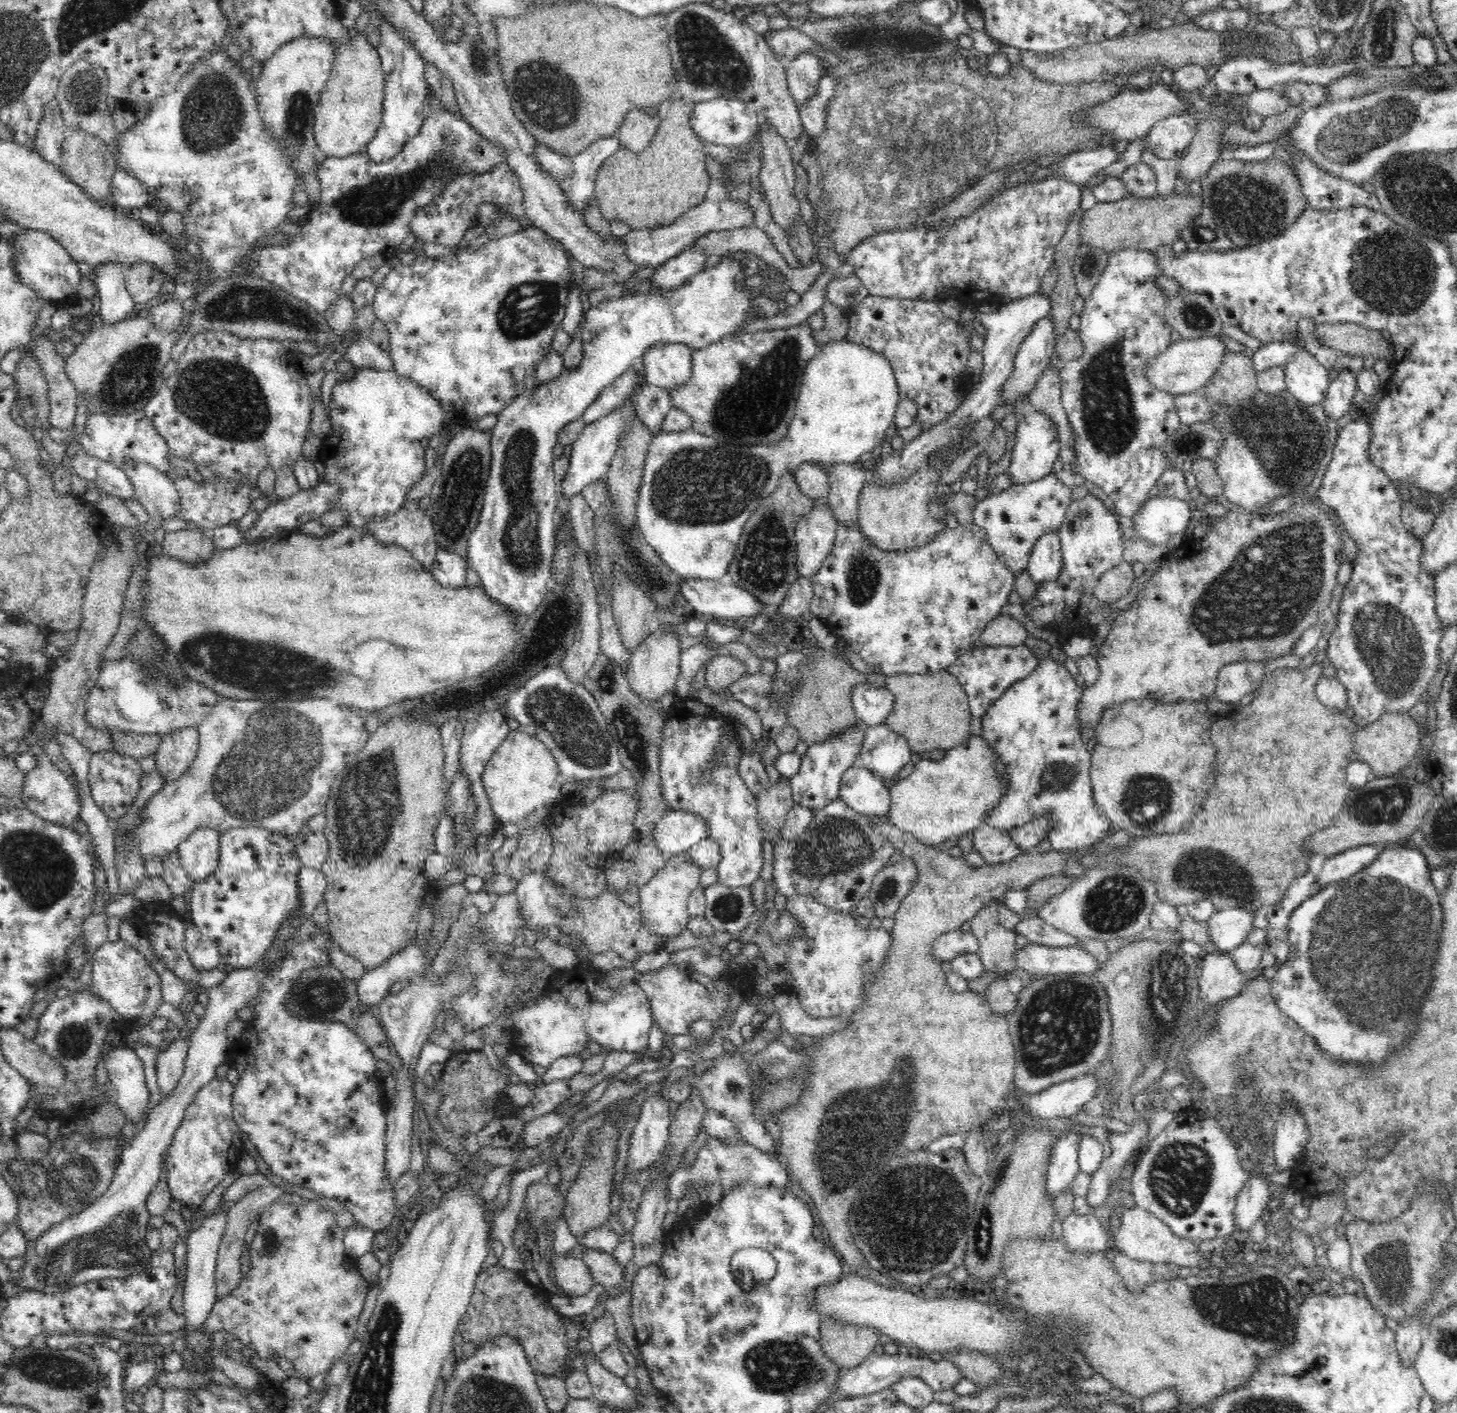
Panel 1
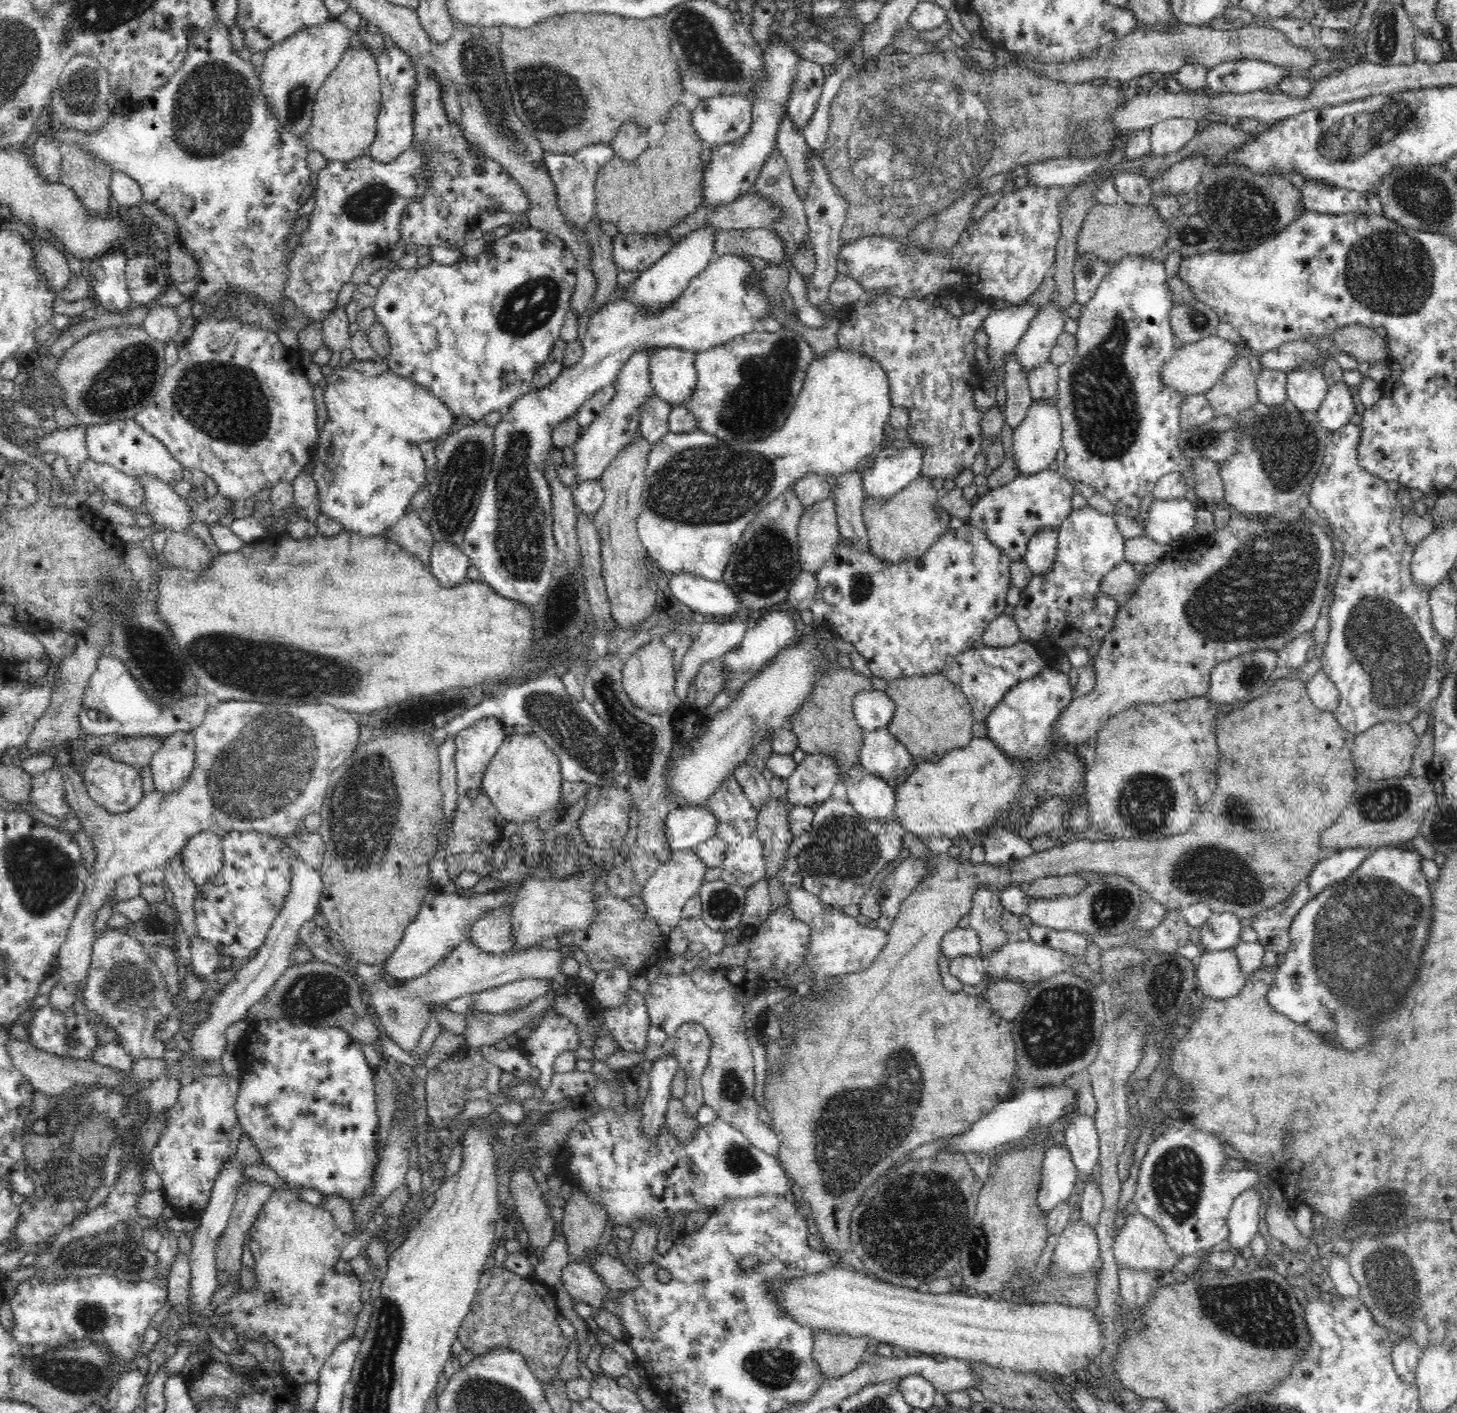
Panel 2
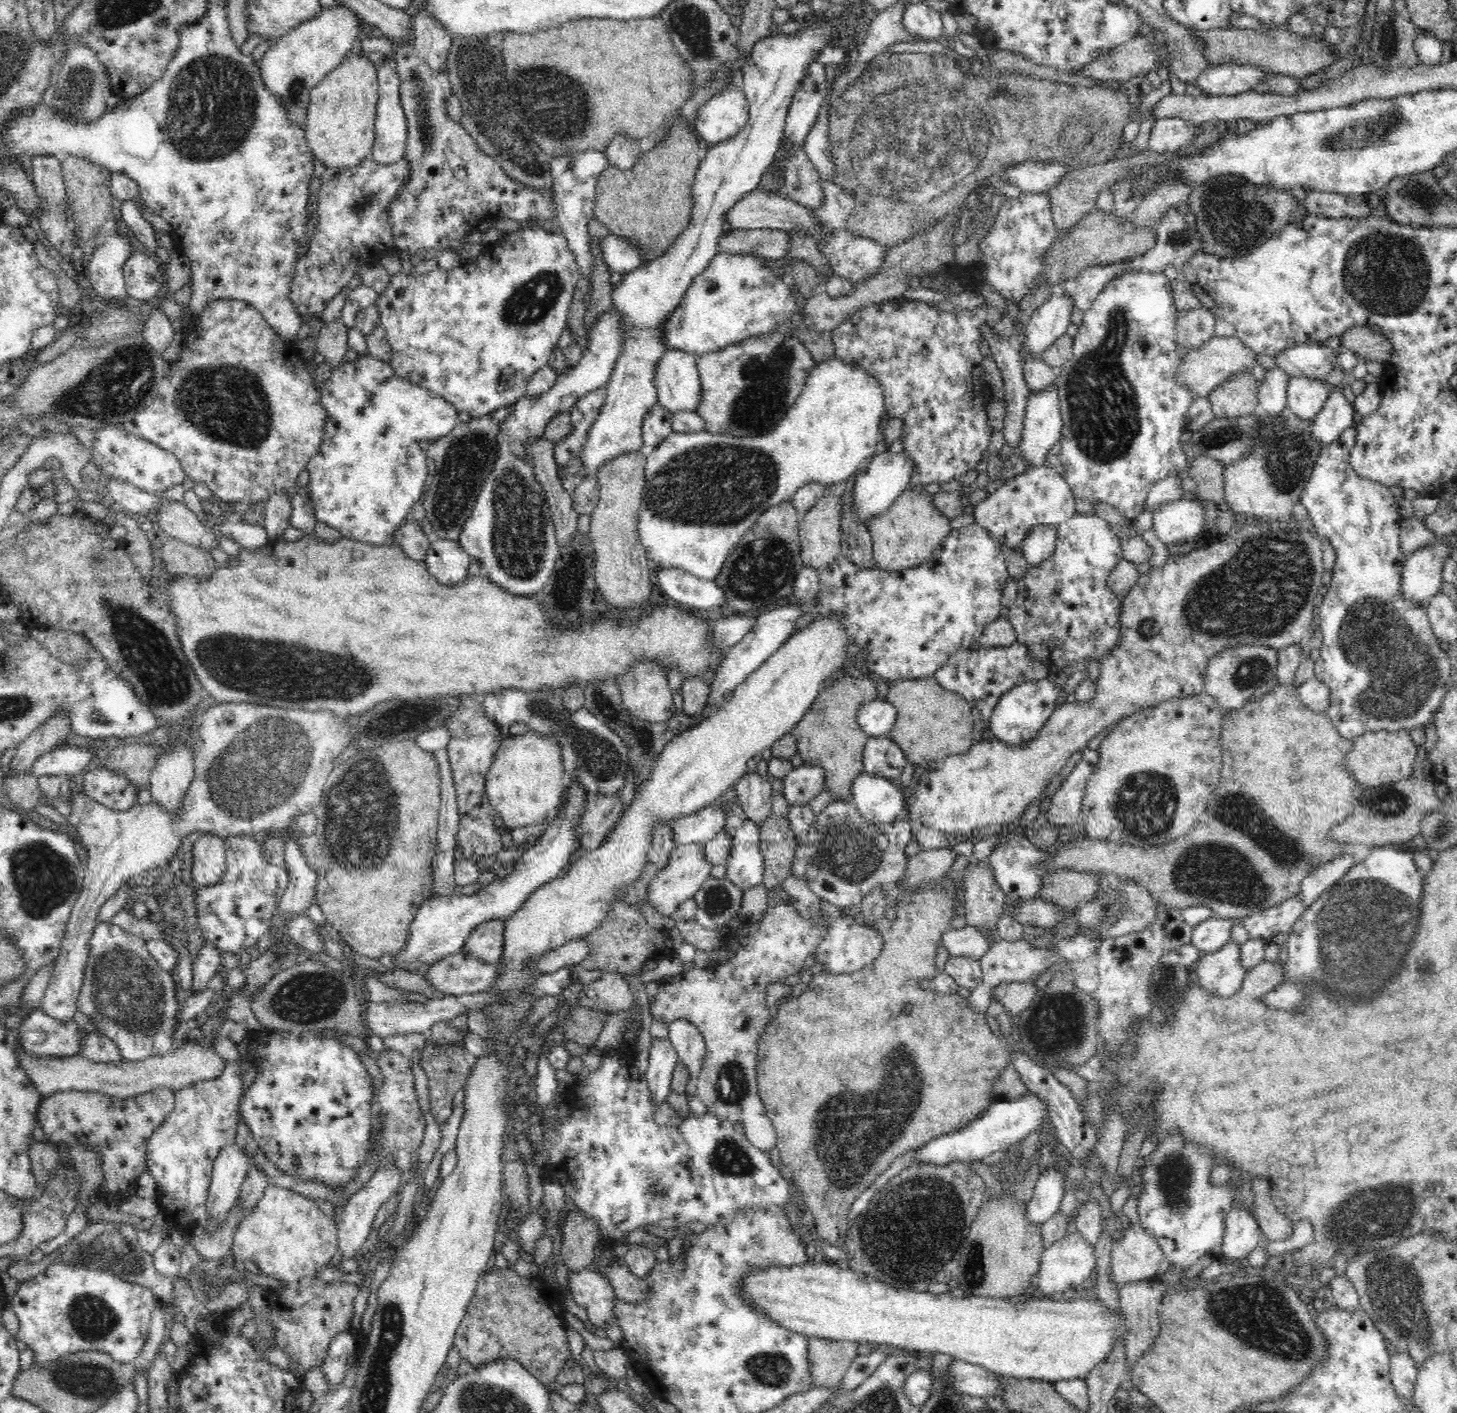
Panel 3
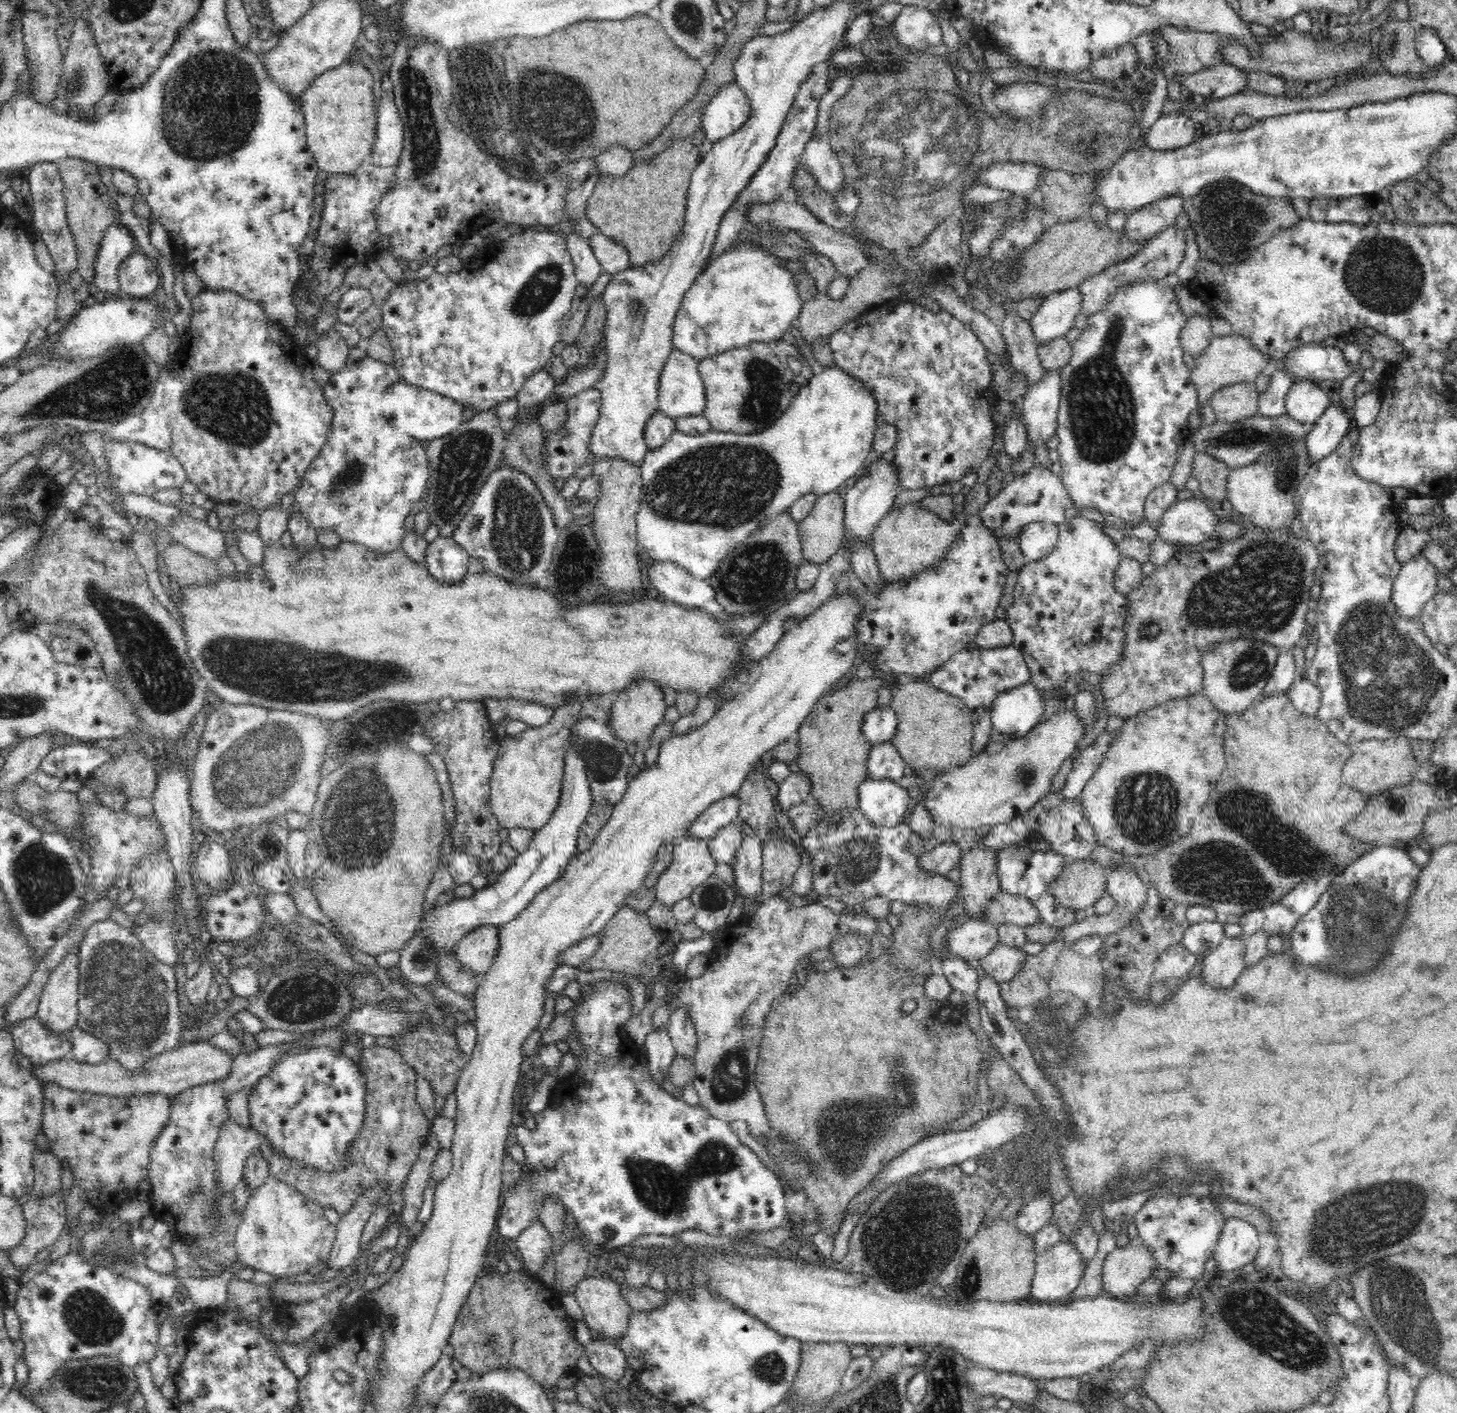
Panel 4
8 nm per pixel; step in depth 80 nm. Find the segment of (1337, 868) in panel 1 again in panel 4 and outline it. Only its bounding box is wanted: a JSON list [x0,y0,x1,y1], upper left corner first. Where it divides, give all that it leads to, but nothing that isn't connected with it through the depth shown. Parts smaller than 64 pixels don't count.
[1279,874,1336,916]

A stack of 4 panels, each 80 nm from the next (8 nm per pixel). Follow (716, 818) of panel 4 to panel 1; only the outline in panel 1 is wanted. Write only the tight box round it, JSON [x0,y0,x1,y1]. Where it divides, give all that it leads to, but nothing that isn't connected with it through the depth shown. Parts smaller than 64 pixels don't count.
[654,810,708,857]

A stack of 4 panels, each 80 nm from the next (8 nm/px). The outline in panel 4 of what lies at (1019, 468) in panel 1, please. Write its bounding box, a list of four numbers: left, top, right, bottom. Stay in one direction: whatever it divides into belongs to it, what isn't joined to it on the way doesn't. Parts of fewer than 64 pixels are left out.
[1023,370,1061,446]

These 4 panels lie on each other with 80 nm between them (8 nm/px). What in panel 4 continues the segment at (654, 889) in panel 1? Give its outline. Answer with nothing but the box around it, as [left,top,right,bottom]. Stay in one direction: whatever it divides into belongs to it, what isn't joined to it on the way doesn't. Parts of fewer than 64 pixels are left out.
[655,838,716,908]

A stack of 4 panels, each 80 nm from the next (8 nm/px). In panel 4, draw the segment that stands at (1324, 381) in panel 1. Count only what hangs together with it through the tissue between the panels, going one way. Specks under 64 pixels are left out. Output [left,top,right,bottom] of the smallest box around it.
[1285,380,1330,425]

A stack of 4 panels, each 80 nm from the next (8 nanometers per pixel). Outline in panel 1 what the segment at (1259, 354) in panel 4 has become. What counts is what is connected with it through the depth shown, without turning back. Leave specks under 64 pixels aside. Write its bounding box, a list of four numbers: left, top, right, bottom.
[1146,335,1227,396]

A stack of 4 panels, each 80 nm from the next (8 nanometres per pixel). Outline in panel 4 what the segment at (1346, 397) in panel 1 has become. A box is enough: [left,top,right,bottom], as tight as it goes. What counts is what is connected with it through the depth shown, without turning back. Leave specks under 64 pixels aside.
[1305,403,1353,464]

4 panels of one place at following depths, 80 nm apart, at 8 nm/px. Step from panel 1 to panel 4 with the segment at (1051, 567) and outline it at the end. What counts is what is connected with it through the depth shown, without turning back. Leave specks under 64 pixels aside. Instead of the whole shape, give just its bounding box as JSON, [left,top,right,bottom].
[1017,522,1059,562]

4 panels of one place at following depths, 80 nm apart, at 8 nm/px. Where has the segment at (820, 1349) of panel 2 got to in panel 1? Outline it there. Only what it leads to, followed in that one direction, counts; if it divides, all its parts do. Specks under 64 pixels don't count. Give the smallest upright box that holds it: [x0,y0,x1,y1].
[819,1318,884,1372]

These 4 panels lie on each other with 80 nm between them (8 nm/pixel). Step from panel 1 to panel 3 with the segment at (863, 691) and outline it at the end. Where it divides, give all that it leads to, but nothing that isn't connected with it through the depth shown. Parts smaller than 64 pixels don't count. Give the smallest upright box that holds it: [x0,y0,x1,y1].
[857,698,897,738]

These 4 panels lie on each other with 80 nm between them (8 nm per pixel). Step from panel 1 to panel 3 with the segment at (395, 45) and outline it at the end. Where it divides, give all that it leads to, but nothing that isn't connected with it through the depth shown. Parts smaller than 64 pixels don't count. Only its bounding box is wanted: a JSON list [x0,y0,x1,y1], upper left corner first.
[371,57,408,165]

